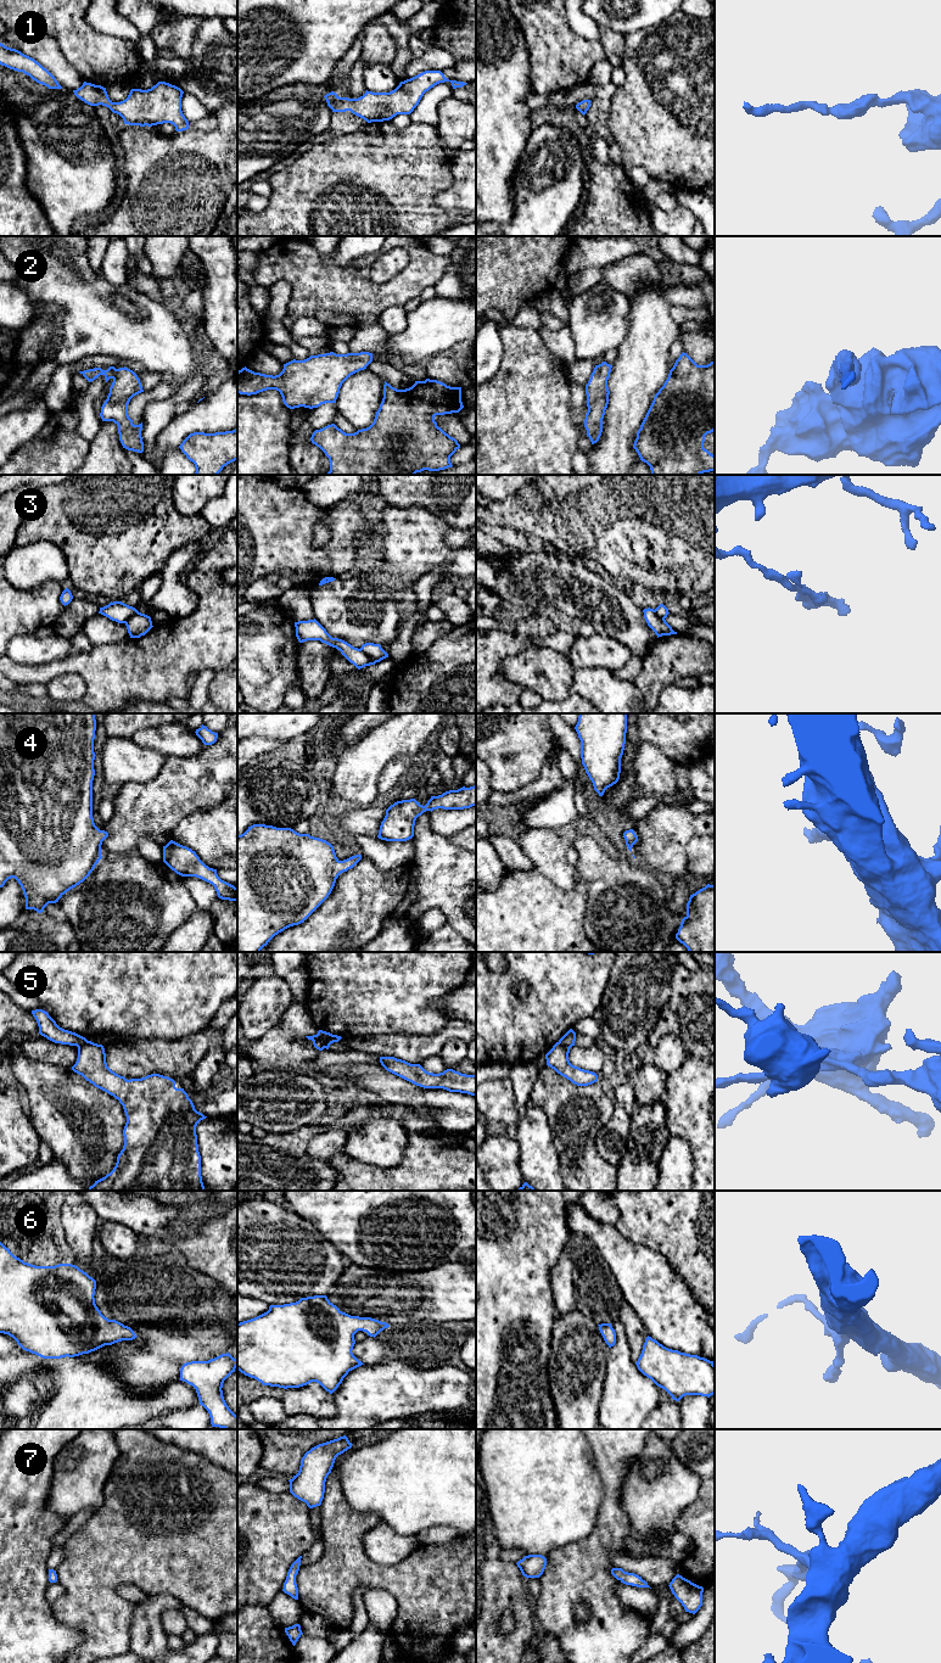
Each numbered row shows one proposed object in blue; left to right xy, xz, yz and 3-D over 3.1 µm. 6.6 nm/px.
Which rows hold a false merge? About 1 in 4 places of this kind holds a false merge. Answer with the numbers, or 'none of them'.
3, 5

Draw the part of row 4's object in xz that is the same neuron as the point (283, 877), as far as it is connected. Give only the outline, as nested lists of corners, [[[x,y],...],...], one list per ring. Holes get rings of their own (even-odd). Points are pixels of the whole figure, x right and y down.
[[[265,824],[248,827],[243,834],[237,835],[237,952],[261,952],[275,935],[290,926],[303,923],[329,897],[338,875],[353,868],[360,860],[362,855],[355,855],[340,861],[330,842],[309,834],[299,834],[291,828],[276,828]]]

